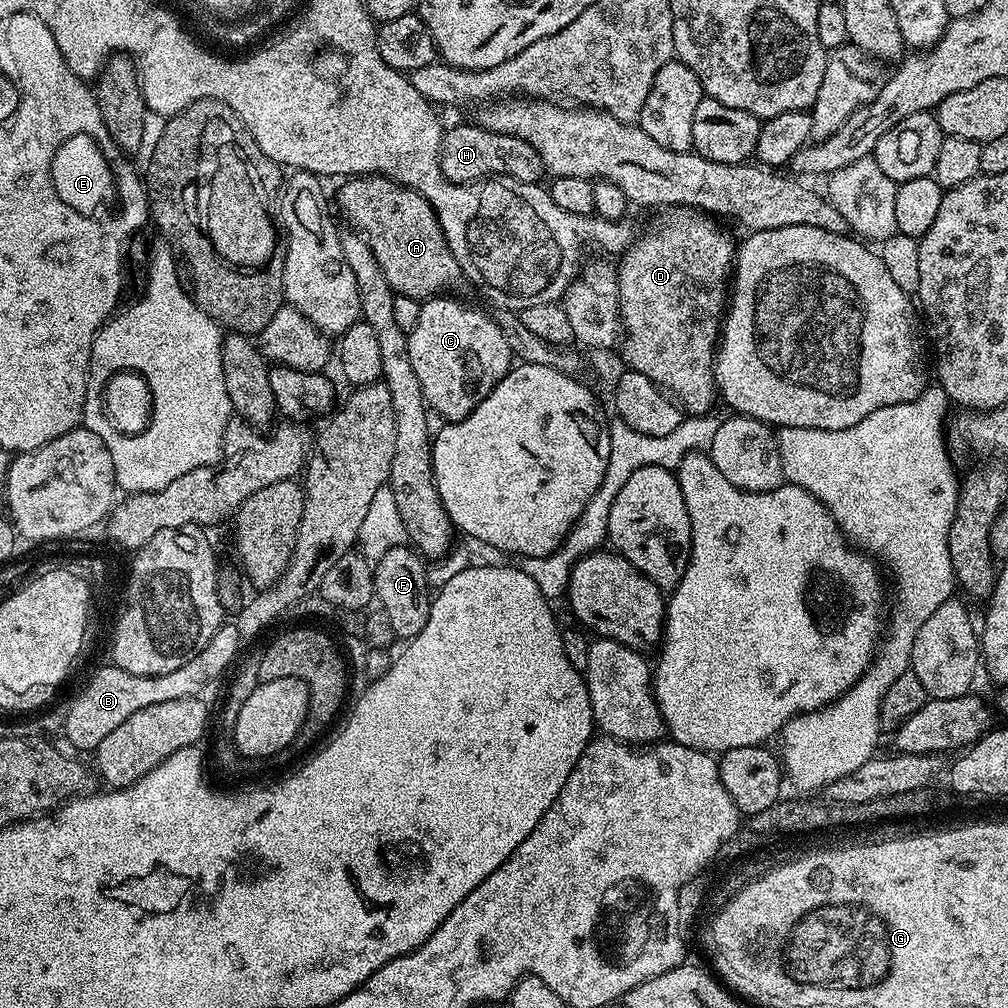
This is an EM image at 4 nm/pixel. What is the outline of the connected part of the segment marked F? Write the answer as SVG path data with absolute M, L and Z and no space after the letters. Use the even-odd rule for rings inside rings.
M401 546L394 550L386 550L382 558L375 561L376 573L375 599L380 600L379 607L390 618L390 626L394 626L394 634L401 641L407 642L416 636L426 626L430 618L430 583L429 569L425 557L412 546ZM429 590L429 592L428 592Z

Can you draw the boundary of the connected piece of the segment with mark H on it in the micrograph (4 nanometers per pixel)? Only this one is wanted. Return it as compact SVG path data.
M476 122L460 124L457 128L449 127L445 131L440 147L440 165L445 178L455 184L470 184L485 178L507 178L523 184L535 184L546 176L542 158L538 158L538 150L534 150L530 142L481 128Z

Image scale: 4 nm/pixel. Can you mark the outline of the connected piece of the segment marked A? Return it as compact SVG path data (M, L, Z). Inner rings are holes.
M379 174L354 176L341 184L340 212L374 250L374 258L378 258L378 266L382 266L393 292L423 302L437 294L451 293L451 288L465 283L464 272L454 254L450 254L436 211L422 194Z

